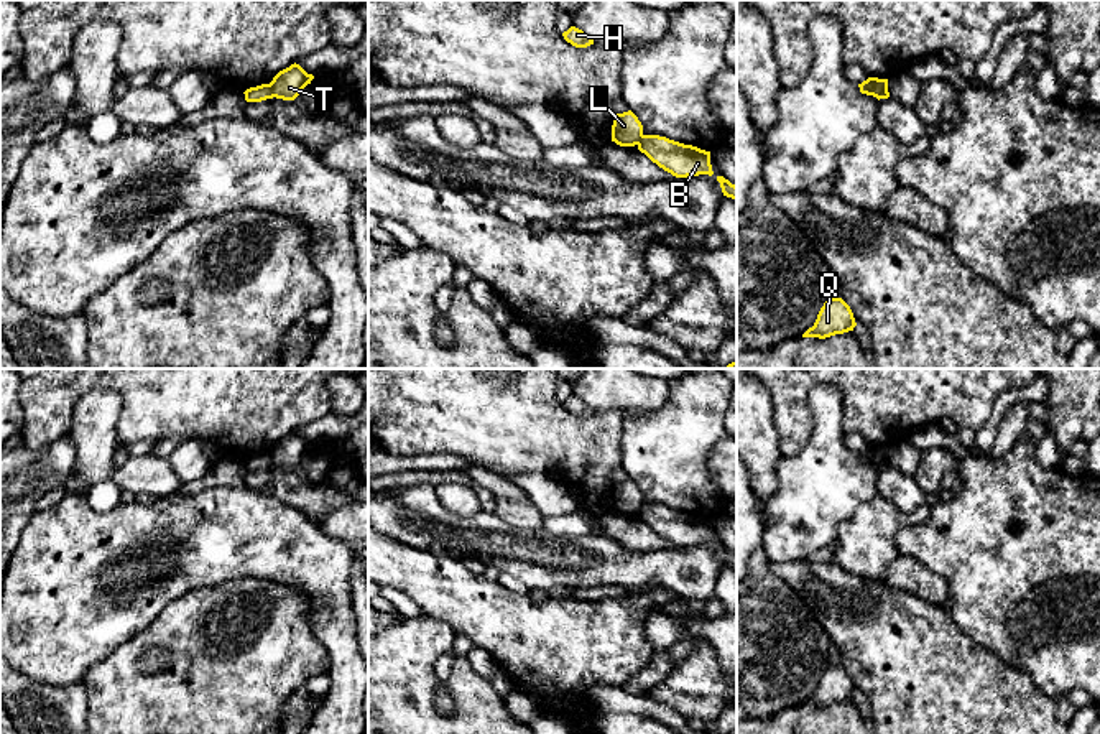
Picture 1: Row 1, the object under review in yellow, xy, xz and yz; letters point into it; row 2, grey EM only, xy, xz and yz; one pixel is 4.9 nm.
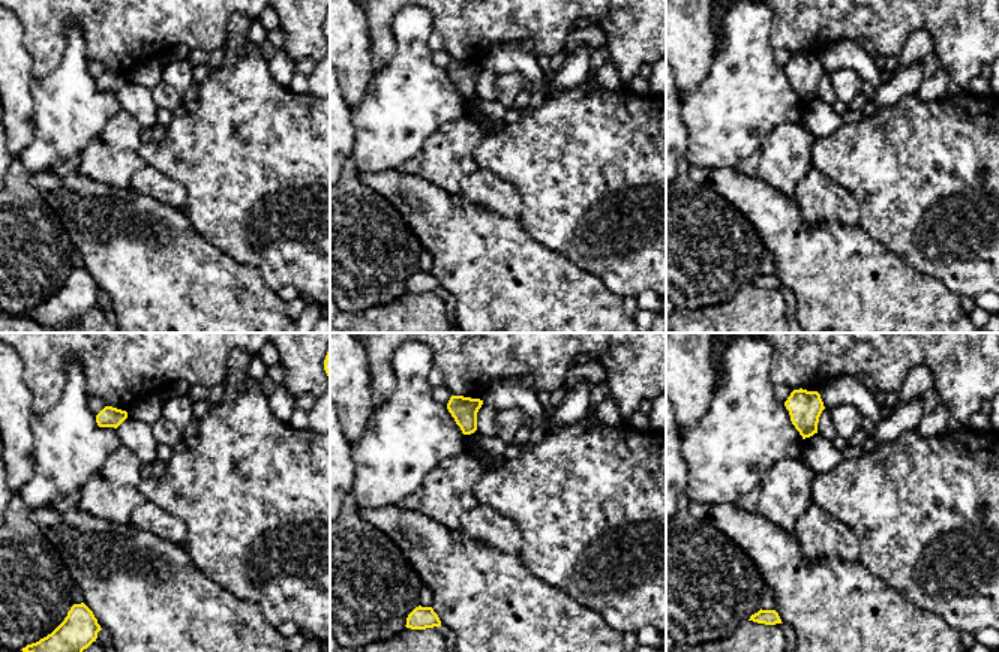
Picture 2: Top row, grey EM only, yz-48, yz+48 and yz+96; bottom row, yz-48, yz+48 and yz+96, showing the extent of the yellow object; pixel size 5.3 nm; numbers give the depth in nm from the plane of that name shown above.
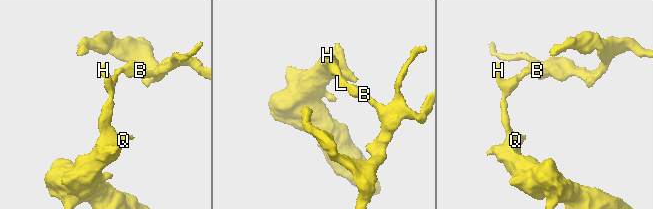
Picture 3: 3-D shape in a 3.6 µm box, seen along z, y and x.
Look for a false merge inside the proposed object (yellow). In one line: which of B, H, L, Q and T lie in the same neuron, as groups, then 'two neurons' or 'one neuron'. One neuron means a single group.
B T / H L Q; two neurons

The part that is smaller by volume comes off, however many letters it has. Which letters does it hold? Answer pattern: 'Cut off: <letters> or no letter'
Cut off: B, T

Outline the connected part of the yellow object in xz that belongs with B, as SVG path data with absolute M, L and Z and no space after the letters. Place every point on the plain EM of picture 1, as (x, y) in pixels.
M643 504L638 518L676 546L712 545L710 520L659 504Z

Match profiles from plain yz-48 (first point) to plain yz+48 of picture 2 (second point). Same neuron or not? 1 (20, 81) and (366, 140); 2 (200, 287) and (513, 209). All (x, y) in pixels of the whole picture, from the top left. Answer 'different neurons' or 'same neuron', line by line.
1: different neurons
2: different neurons

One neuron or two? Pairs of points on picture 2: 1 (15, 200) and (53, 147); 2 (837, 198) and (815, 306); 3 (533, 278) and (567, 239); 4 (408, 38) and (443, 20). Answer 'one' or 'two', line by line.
1: two
2: two
3: two
4: two

